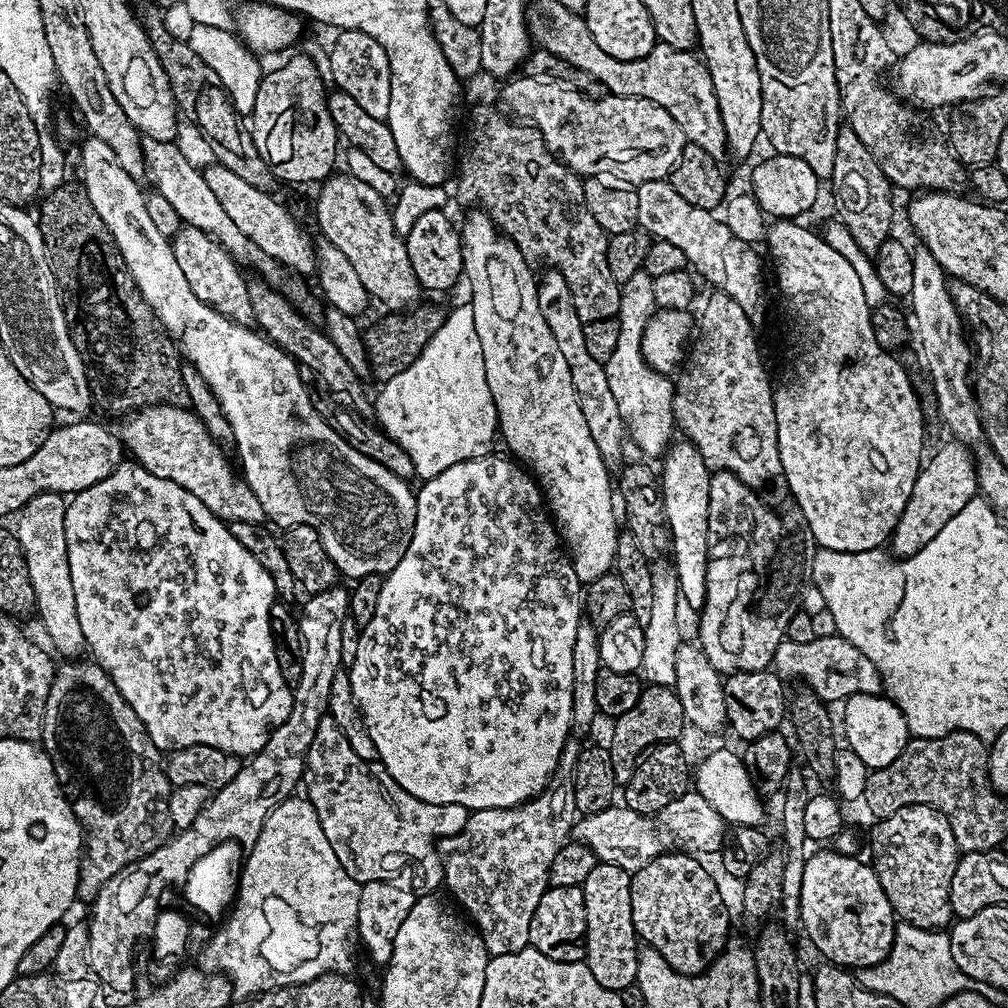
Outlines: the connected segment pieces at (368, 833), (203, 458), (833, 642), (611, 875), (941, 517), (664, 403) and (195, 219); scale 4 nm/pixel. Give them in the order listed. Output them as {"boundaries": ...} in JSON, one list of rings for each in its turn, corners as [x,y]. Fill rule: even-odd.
{"boundaries":[[[[330,718],[324,719],[318,726],[318,734],[314,734],[314,742],[310,742],[308,751],[308,767],[304,769],[303,783],[308,784],[306,798],[314,806],[318,814],[318,822],[322,822],[322,830],[330,846],[334,846],[334,854],[338,854],[338,862],[358,883],[368,884],[371,880],[380,880],[380,856],[388,856],[388,860],[396,860],[392,864],[392,874],[400,874],[405,870],[409,877],[424,876],[424,884],[410,884],[411,891],[416,894],[432,894],[444,883],[444,862],[438,851],[438,842],[448,836],[458,834],[466,826],[470,810],[457,804],[431,804],[414,798],[385,770],[383,764],[358,758],[354,750],[350,750],[350,742],[346,742],[346,734],[338,730],[336,723]]],[[[156,404],[153,408],[142,408],[138,412],[131,413],[125,420],[128,421],[124,424],[124,432],[122,431],[122,443],[131,455],[132,452],[136,455],[133,457],[150,474],[154,474],[158,478],[166,478],[170,482],[190,490],[190,494],[194,494],[194,498],[198,498],[198,502],[202,502],[202,506],[206,506],[206,510],[210,510],[218,517],[223,517],[224,512],[229,512],[229,517],[232,518],[264,516],[258,498],[247,484],[238,479],[237,473],[236,476],[232,473],[232,468],[228,465],[227,458],[224,457],[225,449],[210,436],[206,426],[193,411],[188,408],[175,408],[169,404]]],[[[838,634],[832,636],[817,635],[816,640],[807,643],[794,642],[789,639],[783,640],[774,654],[772,664],[775,671],[785,681],[800,680],[803,687],[814,690],[818,698],[825,702],[843,702],[851,696],[866,694],[867,696],[879,696],[884,692],[884,680],[879,670],[846,638]]],[[[596,863],[594,870],[583,884],[586,902],[586,963],[590,974],[598,978],[602,986],[611,992],[620,992],[624,987],[636,983],[638,974],[638,937],[632,907],[630,890],[632,877],[618,866]]],[[[959,442],[944,444],[936,453],[927,457],[921,467],[918,478],[914,482],[914,490],[910,490],[910,502],[906,502],[906,510],[902,510],[902,518],[898,518],[898,526],[892,531],[890,548],[897,557],[907,558],[918,554],[966,502],[977,499],[976,461],[973,453]]],[[[641,270],[634,278],[627,280],[620,290],[620,334],[616,349],[605,365],[606,378],[614,400],[618,403],[625,427],[631,441],[641,448],[647,461],[653,462],[665,455],[668,445],[676,432],[673,414],[675,383],[664,374],[658,373],[649,366],[641,352],[643,331],[650,322],[653,312],[657,311],[652,289],[652,277]]],[[[145,139],[143,141],[144,167],[147,179],[152,179],[153,185],[151,187],[155,191],[160,192],[162,198],[166,198],[166,202],[170,202],[170,206],[174,206],[174,210],[179,214],[181,221],[187,227],[197,228],[202,230],[207,236],[212,236],[230,253],[232,259],[237,264],[245,269],[253,268],[256,271],[253,273],[259,274],[273,288],[277,290],[282,289],[284,295],[297,308],[301,310],[307,309],[307,304],[312,300],[307,286],[304,285],[307,283],[303,279],[292,278],[296,280],[288,280],[284,284],[285,269],[277,260],[270,258],[262,250],[258,250],[258,246],[254,246],[254,242],[250,242],[250,238],[246,238],[246,234],[242,234],[242,230],[238,230],[238,226],[234,226],[234,222],[227,216],[226,210],[222,210],[218,197],[210,191],[210,186],[206,186],[206,178],[203,171],[199,167],[196,169],[188,161],[187,154],[178,145],[179,143],[170,140]]]]}

